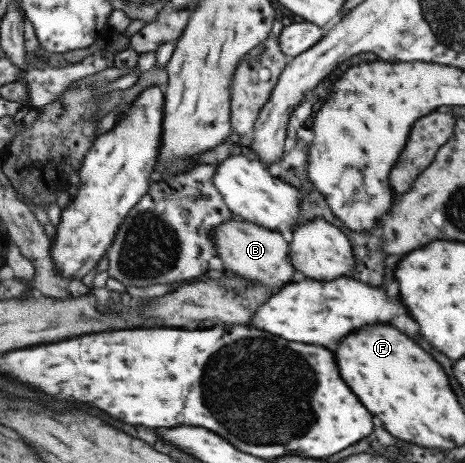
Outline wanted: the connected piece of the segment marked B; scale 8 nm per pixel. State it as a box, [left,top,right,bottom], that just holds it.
[214,216,294,288]

